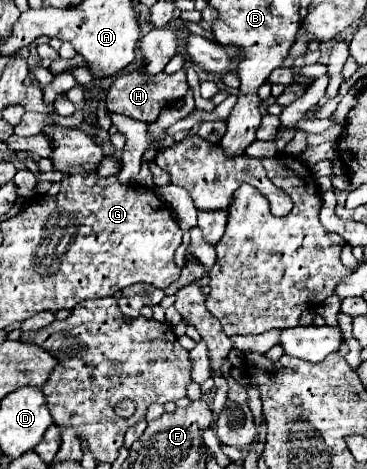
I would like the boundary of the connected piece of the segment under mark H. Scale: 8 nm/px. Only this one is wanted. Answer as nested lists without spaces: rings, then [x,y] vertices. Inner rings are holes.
[[[142,65],[142,67],[134,69],[134,71],[118,75],[114,79],[114,83],[108,89],[108,111],[150,123],[150,121],[156,121],[158,113],[164,107],[180,101],[186,91],[188,91],[188,81],[186,81],[184,71],[176,71],[176,73],[160,71],[158,75],[148,75],[146,67]]]

